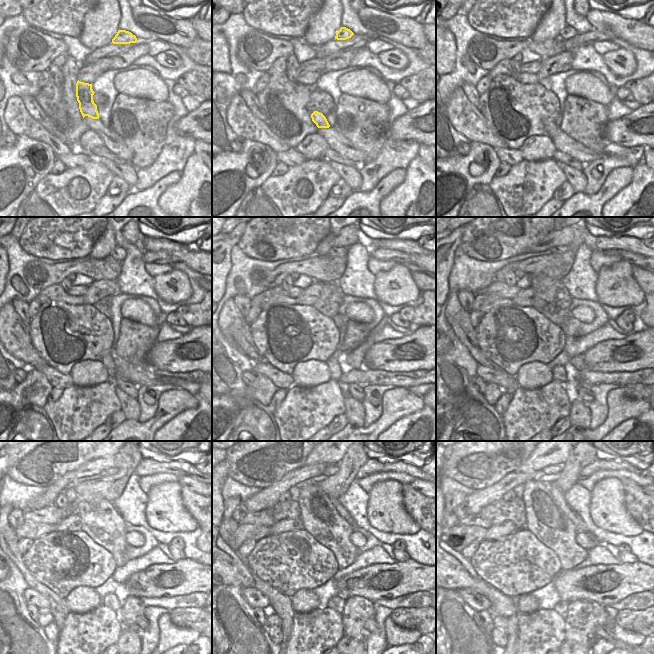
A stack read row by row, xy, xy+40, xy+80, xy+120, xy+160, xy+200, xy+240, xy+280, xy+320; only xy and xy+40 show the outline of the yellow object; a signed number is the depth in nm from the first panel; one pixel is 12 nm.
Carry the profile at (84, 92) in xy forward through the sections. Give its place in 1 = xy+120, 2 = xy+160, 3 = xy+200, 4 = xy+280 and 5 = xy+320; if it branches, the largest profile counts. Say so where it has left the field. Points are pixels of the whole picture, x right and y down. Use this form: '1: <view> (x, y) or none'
1: xy+120 (107, 361)
2: xy+160 (333, 365)
3: xy+200 (558, 372)
4: xy+280 (337, 603)
5: xy+320 (561, 607)

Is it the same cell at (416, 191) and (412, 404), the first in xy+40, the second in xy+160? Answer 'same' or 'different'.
different

